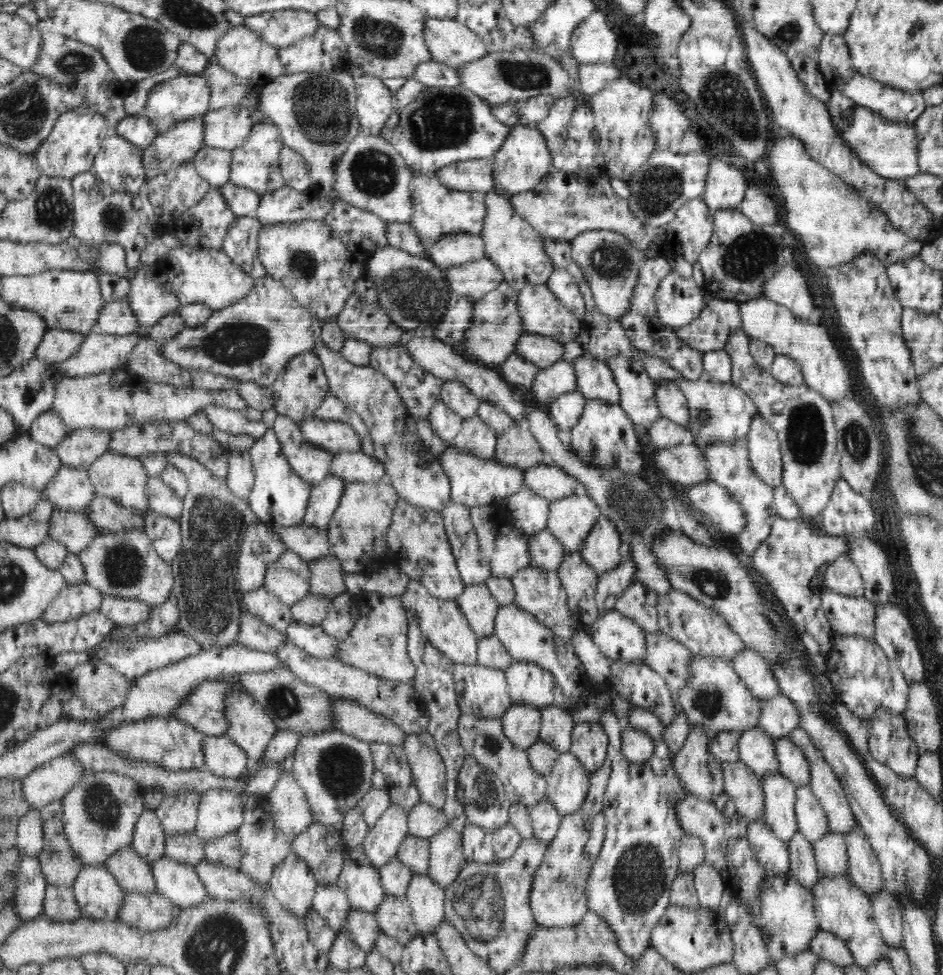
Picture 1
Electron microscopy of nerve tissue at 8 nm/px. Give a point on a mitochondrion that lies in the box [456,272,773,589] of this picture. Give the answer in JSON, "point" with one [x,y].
{"point":[636,509]}

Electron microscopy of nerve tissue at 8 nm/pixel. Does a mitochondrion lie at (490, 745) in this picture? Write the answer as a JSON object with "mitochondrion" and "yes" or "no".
{"mitochondrion":"yes"}

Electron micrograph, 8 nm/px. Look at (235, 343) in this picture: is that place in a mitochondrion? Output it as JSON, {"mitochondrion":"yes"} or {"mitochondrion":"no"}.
{"mitochondrion":"yes"}

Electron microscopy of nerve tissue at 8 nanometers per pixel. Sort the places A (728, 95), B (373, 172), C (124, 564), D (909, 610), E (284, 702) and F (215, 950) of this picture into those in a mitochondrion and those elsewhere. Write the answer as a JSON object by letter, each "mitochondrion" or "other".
{"A":"mitochondrion","B":"mitochondrion","C":"mitochondrion","D":"other","E":"mitochondrion","F":"mitochondrion"}

